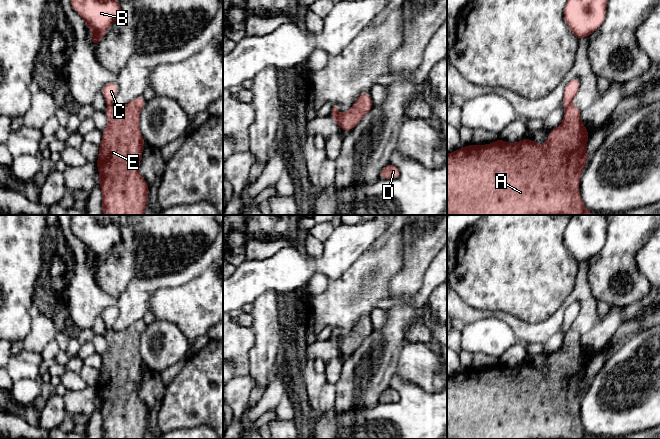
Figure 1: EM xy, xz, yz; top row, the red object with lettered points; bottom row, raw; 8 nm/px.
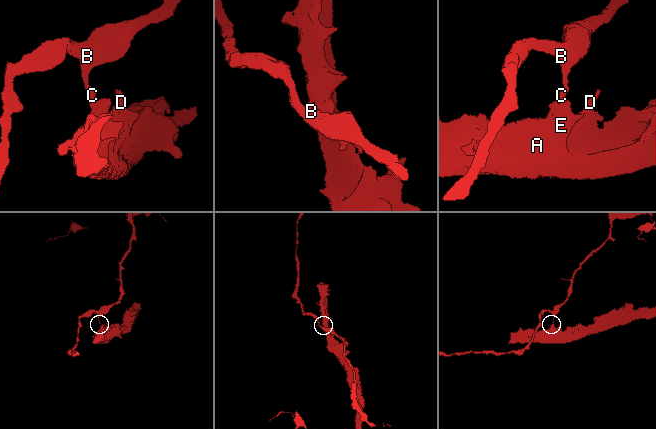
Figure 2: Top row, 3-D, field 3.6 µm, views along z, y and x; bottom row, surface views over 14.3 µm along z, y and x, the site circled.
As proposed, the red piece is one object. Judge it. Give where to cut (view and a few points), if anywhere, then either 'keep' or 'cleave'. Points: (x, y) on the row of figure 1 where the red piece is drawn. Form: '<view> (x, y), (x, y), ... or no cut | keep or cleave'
xy (107, 104), (111, 105) | cleave

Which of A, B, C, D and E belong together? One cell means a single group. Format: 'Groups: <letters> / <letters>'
Groups: A D E / B C

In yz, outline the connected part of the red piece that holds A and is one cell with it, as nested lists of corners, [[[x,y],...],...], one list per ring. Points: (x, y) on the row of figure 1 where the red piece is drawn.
[[[569,104],[565,108],[562,125],[549,131],[547,141],[540,145],[531,139],[523,138],[516,143],[509,143],[500,138],[495,142],[484,145],[470,144],[463,146],[458,151],[447,154],[447,215],[592,215],[581,199],[579,193],[579,182],[582,176],[582,169],[589,161],[587,155],[587,143],[589,134],[587,127],[581,121],[581,110]]]

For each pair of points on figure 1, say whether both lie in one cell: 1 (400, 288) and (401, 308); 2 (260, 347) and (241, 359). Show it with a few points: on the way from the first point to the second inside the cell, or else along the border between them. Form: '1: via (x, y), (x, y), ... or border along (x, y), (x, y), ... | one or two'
1: via (401, 293), (401, 303) | one
2: border along (253, 331), (253, 346), (249, 351), (248, 374) | two

